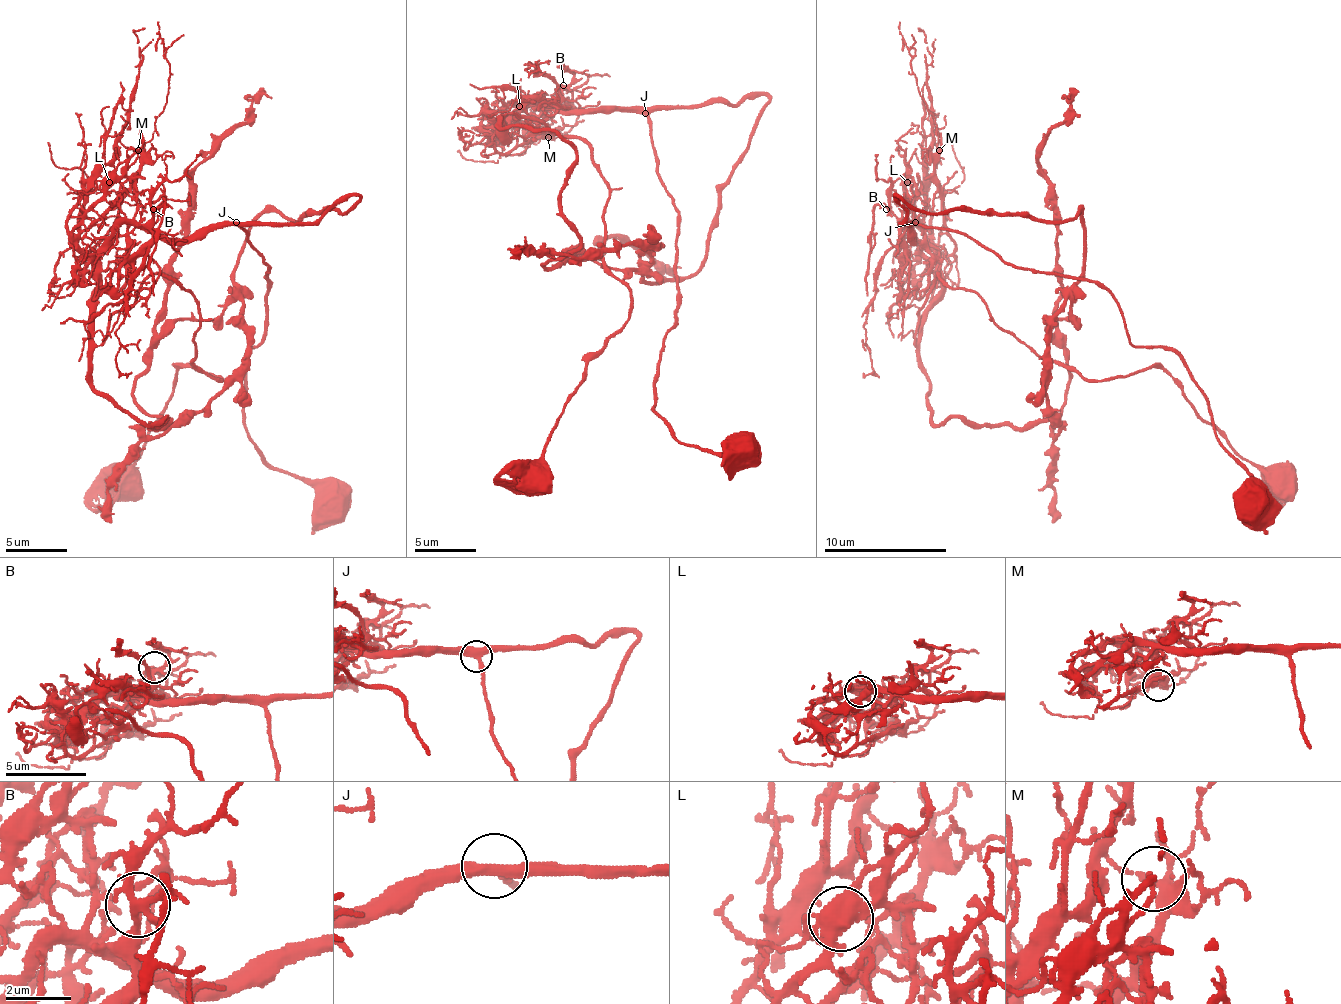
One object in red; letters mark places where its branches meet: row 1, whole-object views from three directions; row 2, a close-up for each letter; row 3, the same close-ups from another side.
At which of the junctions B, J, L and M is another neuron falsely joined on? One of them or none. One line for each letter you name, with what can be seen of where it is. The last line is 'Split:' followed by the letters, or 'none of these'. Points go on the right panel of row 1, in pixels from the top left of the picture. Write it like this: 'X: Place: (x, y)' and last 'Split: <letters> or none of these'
L: Place: (907, 182)
Split: L

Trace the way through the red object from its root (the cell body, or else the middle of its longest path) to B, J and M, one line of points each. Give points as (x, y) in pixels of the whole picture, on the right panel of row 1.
B: (1253, 505), (1188, 366), (1133, 345), (1105, 289), (1003, 264), (954, 230), (914, 224), (911, 240), (886, 209)
J: (1253, 505), (1256, 483), (1219, 440), (1188, 366), (1133, 345), (1105, 289), (1003, 264), (914, 221)
M: (1253, 505), (1188, 366), (1133, 345), (1105, 289), (1003, 264), (954, 230), (914, 224), (911, 240), (939, 150)

